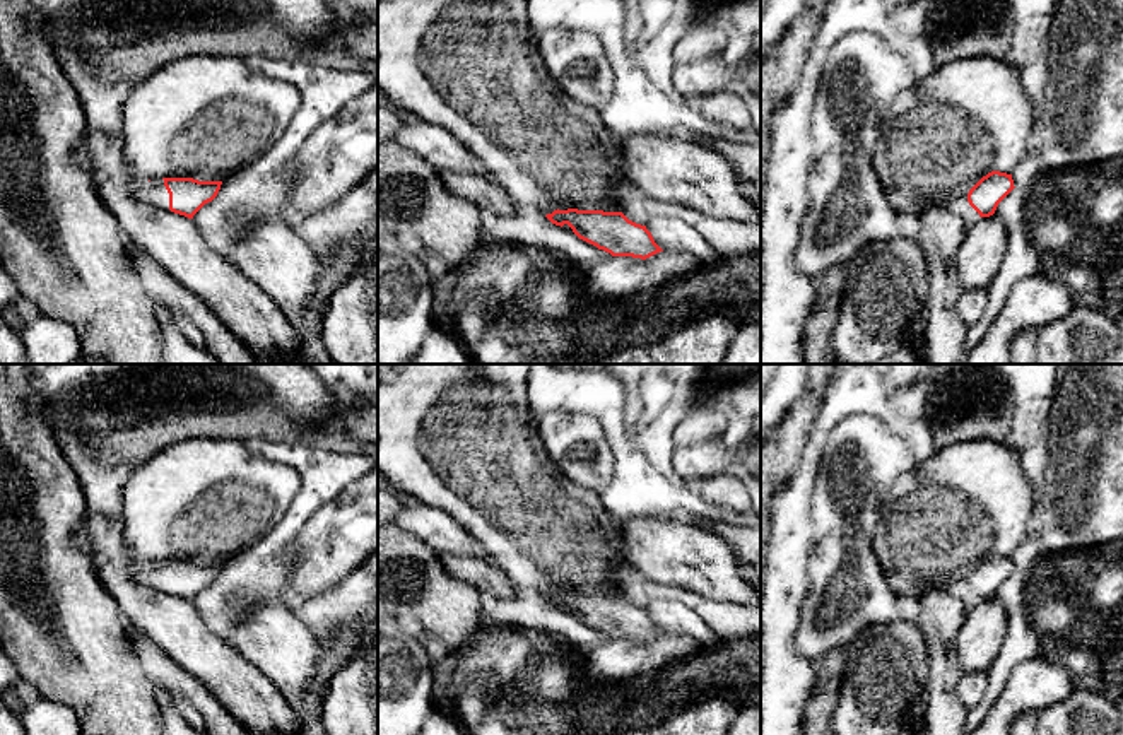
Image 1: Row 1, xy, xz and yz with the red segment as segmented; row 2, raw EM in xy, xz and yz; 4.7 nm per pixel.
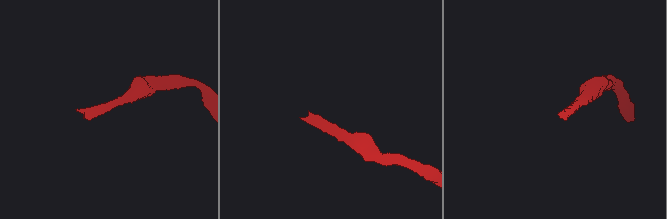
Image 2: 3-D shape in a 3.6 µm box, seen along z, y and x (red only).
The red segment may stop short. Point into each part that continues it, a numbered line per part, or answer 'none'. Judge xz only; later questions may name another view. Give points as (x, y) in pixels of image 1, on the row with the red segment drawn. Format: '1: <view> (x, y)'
none

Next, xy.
1: xy (152, 192)

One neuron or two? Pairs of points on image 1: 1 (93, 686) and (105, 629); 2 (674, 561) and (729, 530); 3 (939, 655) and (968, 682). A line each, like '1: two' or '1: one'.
1: one
2: two
3: two

